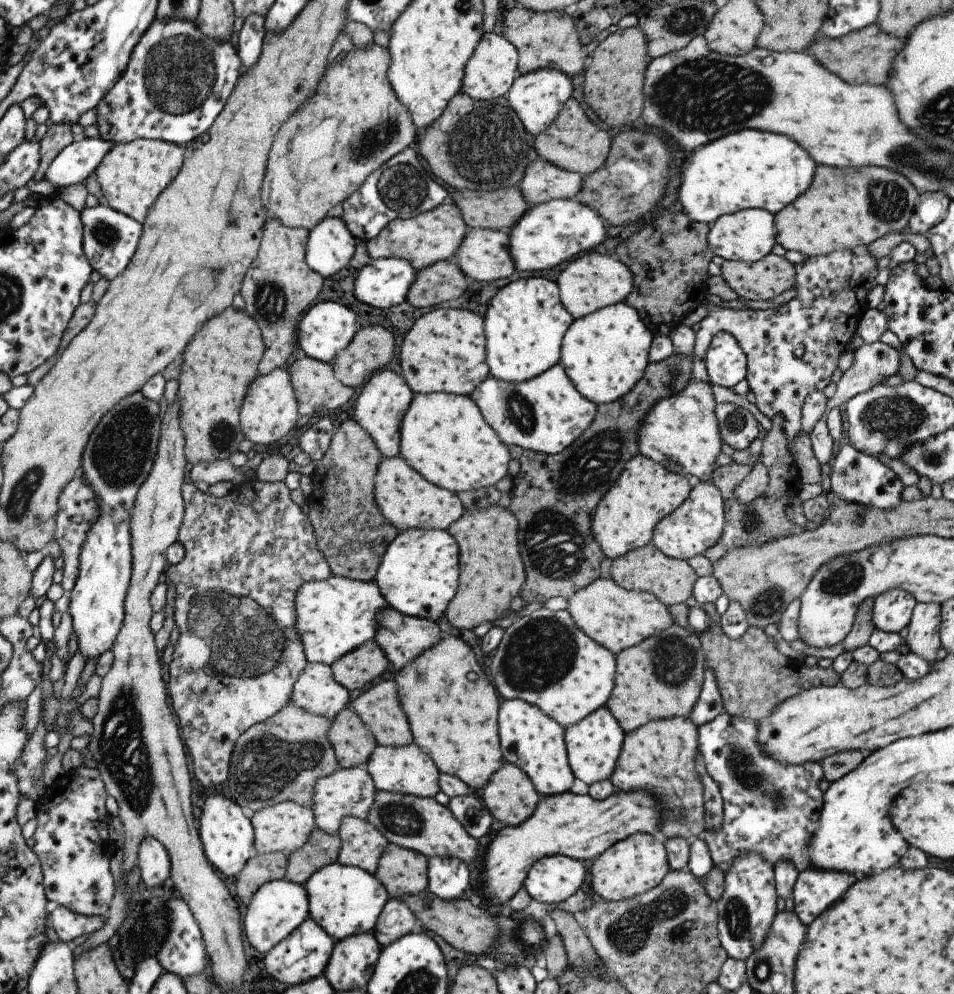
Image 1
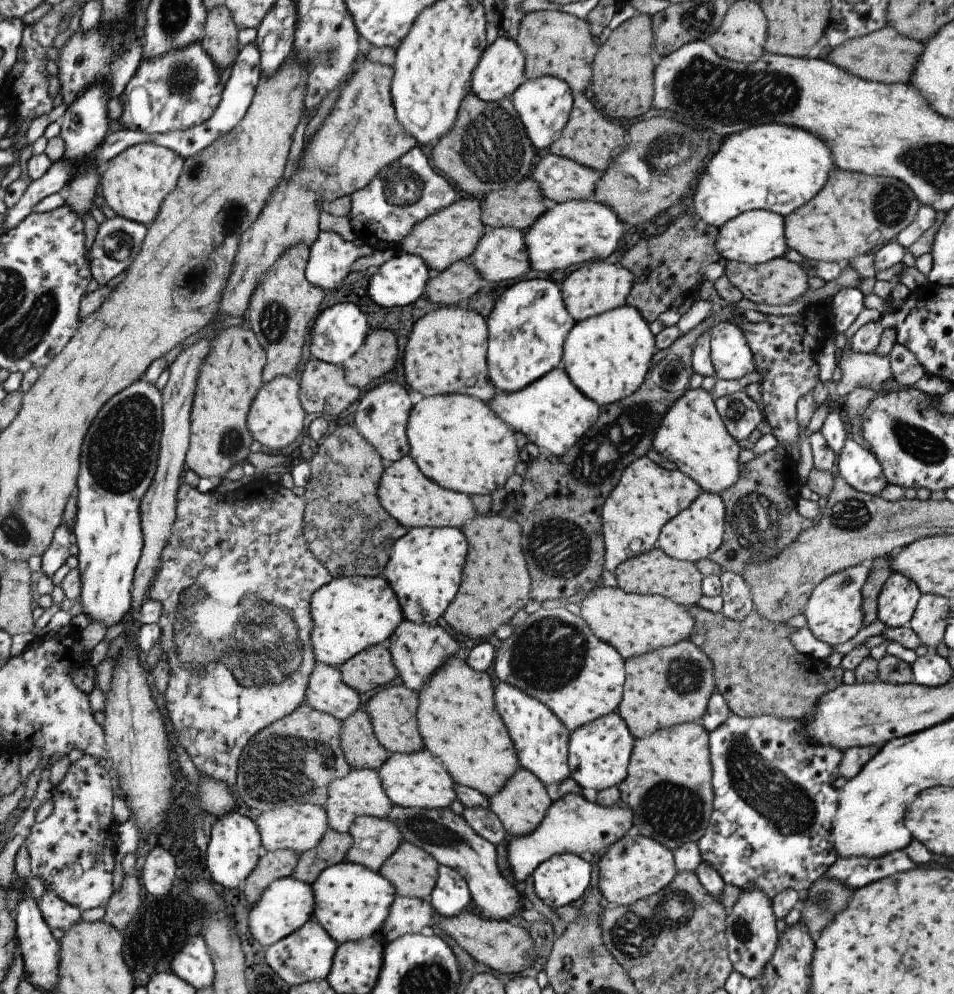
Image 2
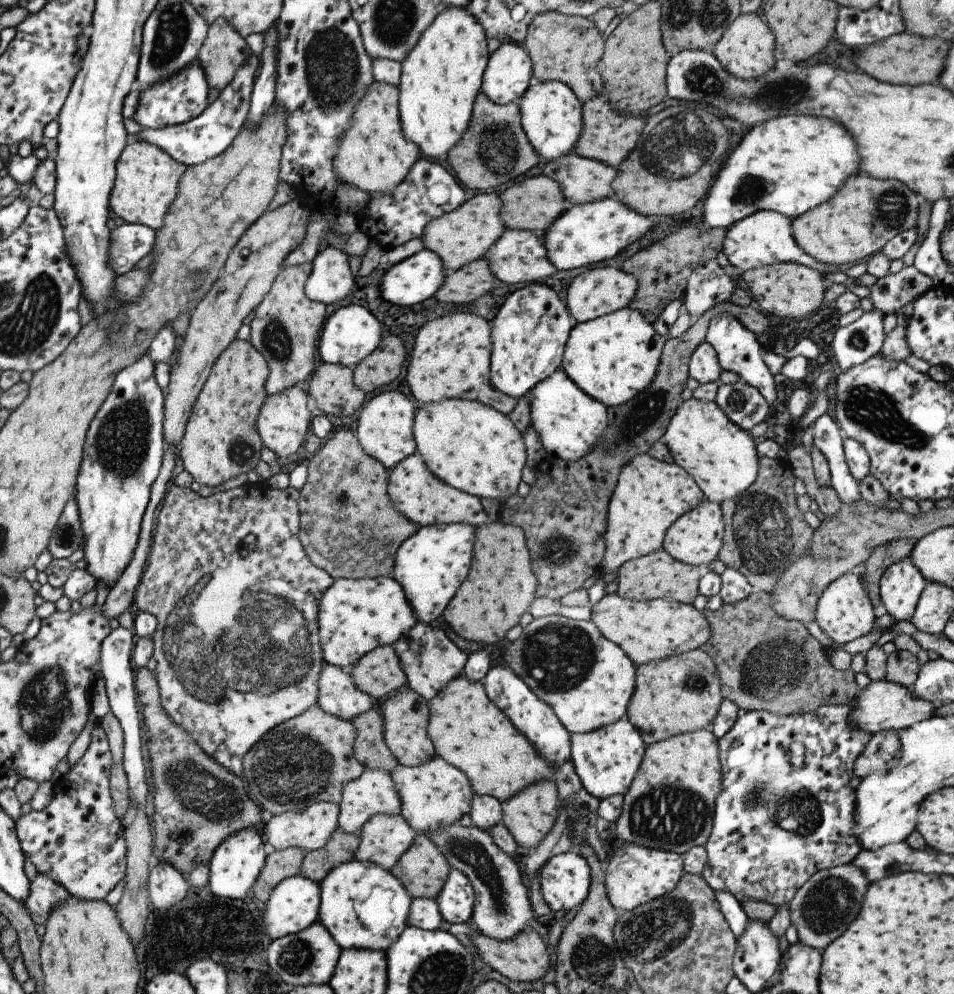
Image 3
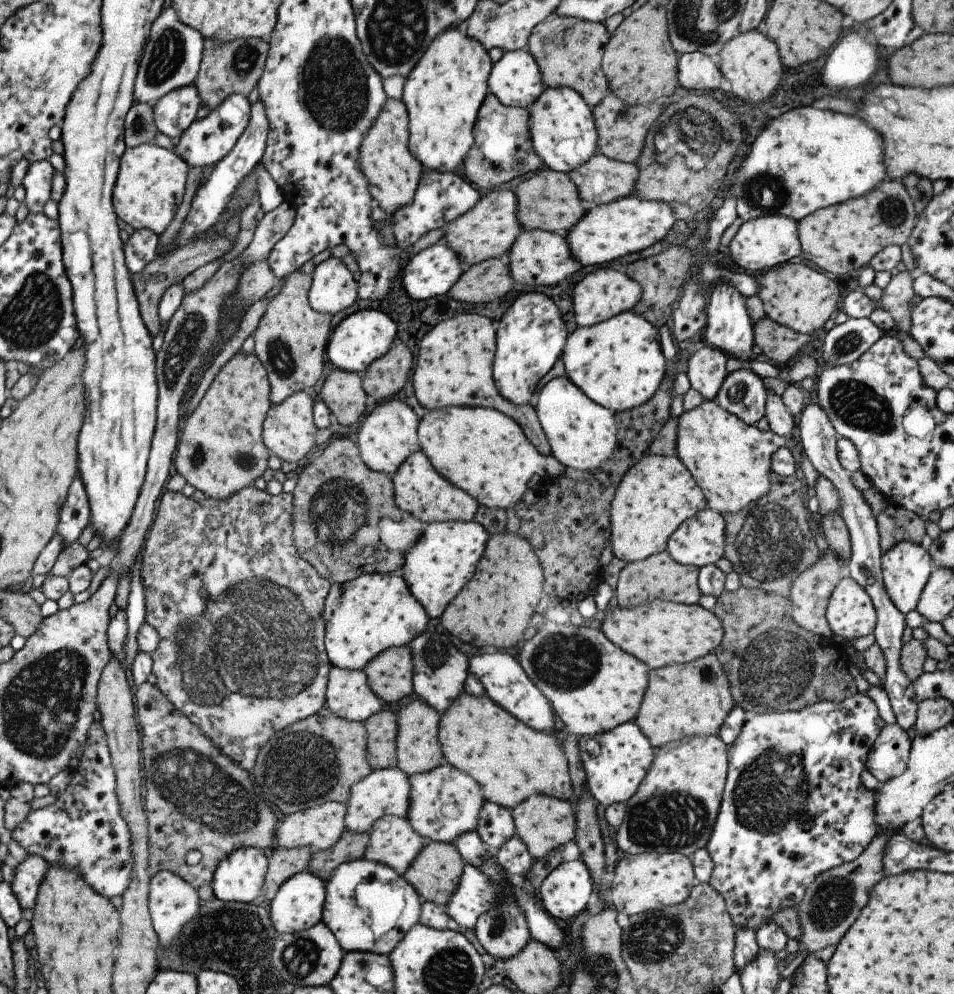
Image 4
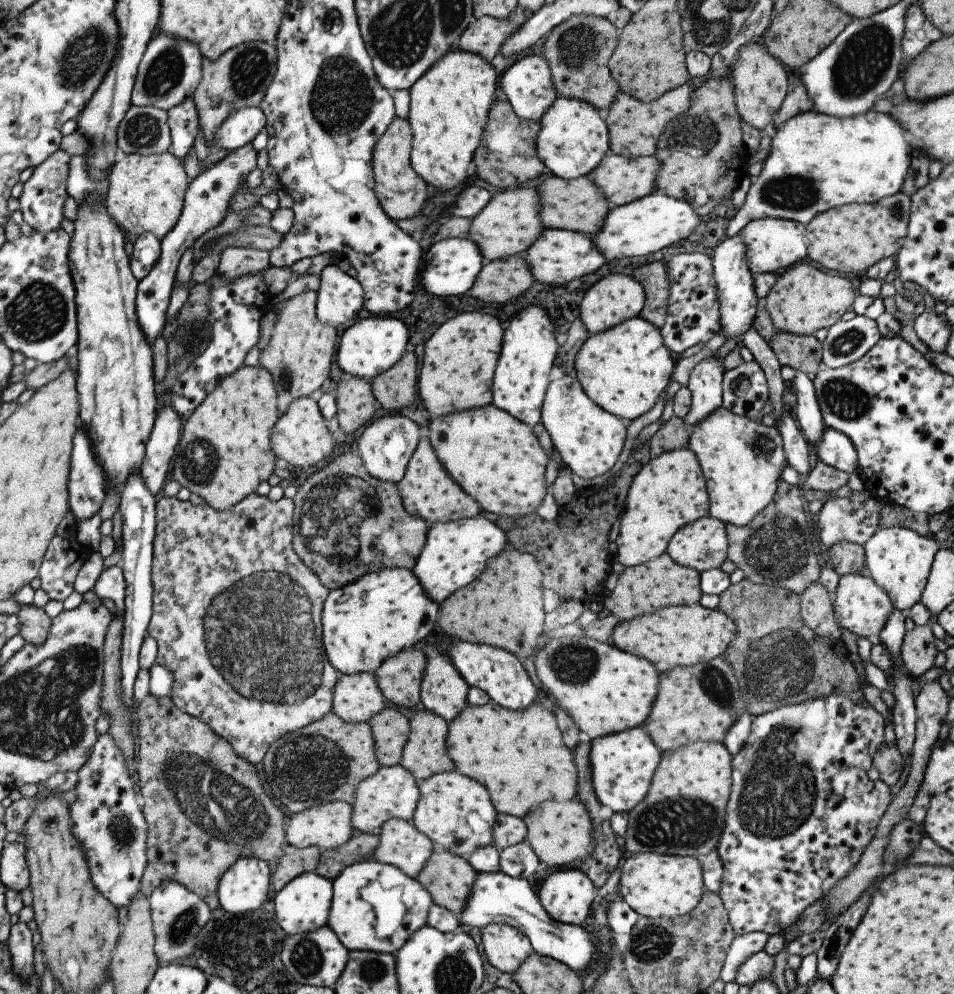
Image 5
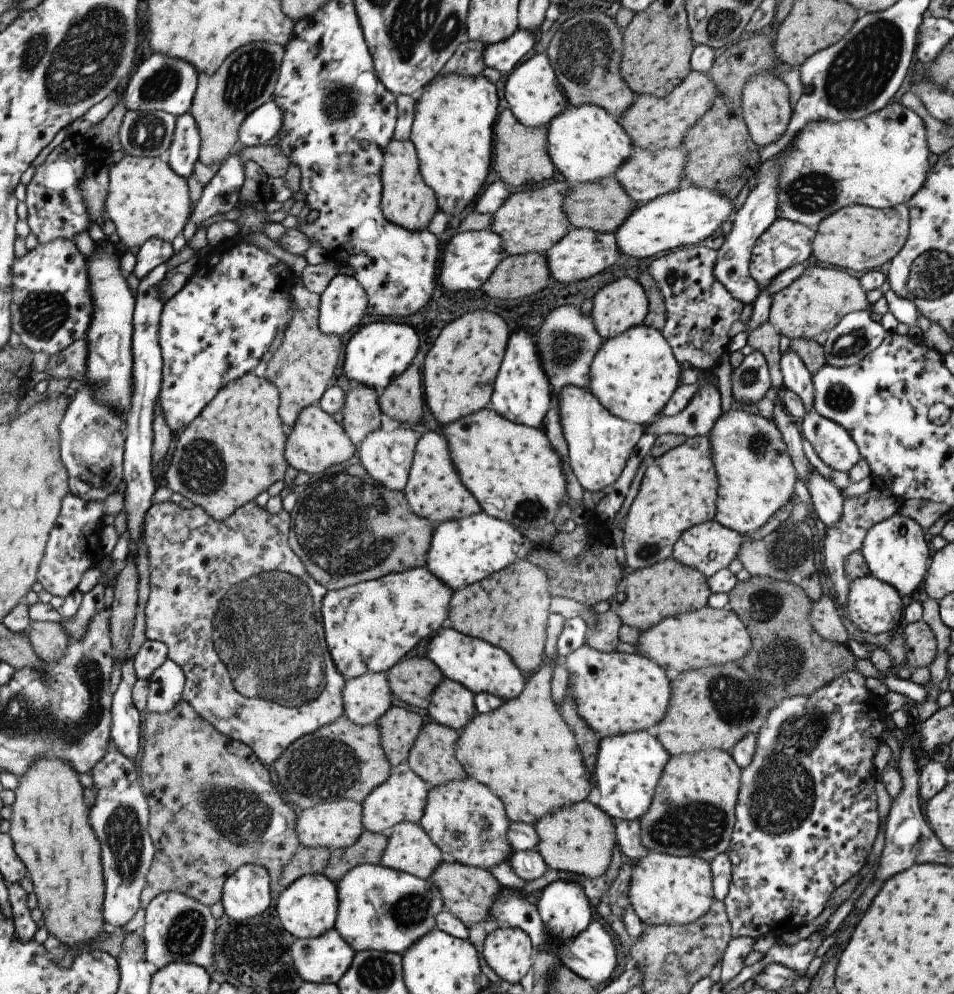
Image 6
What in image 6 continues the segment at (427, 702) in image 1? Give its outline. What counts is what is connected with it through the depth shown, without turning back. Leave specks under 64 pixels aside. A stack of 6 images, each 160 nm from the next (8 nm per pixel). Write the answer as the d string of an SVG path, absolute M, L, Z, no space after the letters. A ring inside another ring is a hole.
M554 654L551 657L544 657L542 664L531 674L526 675L525 684L523 690L514 699L507 699L503 701L497 708L486 713L475 713L472 719L467 721L467 724L462 729L458 730L458 737L456 740L454 755L457 762L461 765L461 768L465 771L467 777L474 778L478 783L484 784L489 790L501 800L501 804L504 806L505 814L511 823L527 823L533 826L536 820L539 820L546 812L563 806L563 804L575 804L575 802L581 802L585 799L589 790L593 788L593 780L591 778L591 784L589 784L589 776L585 774L585 768L582 761L582 756L576 746L576 740L572 730L565 724L565 721L561 718L561 715L555 704L551 701L549 694L549 681L552 676L552 667L554 666L558 654Z

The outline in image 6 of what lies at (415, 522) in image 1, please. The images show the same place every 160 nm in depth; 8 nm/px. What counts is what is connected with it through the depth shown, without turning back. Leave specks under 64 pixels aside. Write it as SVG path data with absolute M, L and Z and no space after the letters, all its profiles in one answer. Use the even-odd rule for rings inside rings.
M424 432L416 440L403 494L410 510L417 516L430 520L434 526L443 521L459 520L481 511L475 497L461 484L450 461L446 440L437 432Z

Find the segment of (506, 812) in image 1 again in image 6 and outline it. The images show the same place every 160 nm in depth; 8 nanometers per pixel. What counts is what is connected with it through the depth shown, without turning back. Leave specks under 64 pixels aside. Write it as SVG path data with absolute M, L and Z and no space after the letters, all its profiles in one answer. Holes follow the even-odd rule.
M587 799L577 804L565 804L546 812L533 824L537 833L535 850L547 868L582 874L589 878L601 876L609 866L611 848L615 845L614 820Z

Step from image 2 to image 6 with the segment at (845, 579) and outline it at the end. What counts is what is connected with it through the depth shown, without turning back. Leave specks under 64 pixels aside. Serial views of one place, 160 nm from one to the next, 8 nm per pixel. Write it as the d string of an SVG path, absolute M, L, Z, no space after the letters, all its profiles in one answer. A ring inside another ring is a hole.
M869 574L850 581L846 592L844 615L855 628L863 633L880 635L899 629L902 625L903 611L904 605L901 602L901 596L892 586L873 578Z

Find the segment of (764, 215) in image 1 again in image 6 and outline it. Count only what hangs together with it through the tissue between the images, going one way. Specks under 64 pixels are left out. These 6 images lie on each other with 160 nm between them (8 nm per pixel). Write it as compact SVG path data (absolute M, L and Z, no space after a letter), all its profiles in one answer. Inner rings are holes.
M777 218L757 237L751 251L748 271L751 278L758 284L758 295L751 304L752 313L746 324L747 332L761 326L768 320L771 295L766 292L766 286L769 282L781 273L782 270L801 263L807 264L811 261L813 237L814 232L804 224Z

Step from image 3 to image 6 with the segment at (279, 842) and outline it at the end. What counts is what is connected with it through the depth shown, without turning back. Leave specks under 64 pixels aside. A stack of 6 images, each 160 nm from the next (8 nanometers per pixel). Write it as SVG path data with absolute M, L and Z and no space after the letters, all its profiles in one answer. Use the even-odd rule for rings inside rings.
M349 800L321 801L311 808L297 813L294 833L303 847L323 847L328 851L348 847L353 844L362 828L363 812L360 803Z

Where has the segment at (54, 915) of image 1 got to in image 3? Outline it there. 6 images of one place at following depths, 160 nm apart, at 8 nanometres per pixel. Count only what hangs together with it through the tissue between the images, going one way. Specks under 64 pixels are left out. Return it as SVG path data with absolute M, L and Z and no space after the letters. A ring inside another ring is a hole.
M41 873L29 881L28 887L29 896L21 904L34 924L45 924L52 909L70 897L62 886Z

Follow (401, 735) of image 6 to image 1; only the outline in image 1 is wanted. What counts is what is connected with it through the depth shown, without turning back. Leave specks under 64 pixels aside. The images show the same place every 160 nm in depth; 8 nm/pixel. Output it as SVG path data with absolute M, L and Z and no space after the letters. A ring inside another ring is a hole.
M349 706L342 708L331 720L326 739L341 769L363 766L376 745L369 729Z

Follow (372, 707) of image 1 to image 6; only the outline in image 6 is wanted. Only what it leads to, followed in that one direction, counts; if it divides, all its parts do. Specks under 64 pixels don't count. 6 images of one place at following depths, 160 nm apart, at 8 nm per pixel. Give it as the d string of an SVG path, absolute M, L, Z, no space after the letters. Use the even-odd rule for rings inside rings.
M433 720L422 724L406 763L431 787L450 780L463 780L467 776L454 755L457 737L458 731Z

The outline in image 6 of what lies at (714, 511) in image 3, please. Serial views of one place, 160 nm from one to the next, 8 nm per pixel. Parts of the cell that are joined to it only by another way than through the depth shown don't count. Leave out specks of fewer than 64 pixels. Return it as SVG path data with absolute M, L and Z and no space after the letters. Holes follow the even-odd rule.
M705 521L684 530L672 546L671 557L682 565L698 570L705 578L715 574L736 558L743 534L721 526L717 521Z

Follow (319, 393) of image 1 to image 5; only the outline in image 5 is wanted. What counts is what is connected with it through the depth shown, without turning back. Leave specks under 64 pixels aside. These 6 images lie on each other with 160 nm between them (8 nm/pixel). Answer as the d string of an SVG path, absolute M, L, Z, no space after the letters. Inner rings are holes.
M349 376L340 379L334 392L336 399L336 417L338 427L345 434L355 434L358 428L363 428L367 423L376 417L378 411L375 409L375 398L373 398L370 384L364 378Z

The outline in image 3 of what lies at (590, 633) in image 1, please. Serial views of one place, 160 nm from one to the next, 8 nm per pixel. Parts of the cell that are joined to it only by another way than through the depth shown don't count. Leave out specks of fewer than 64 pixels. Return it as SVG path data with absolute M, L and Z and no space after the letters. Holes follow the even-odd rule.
M617 593L604 594L592 604L590 621L607 640L621 648L634 665L701 648L710 635L708 622L693 605L667 599L634 601L621 598Z

